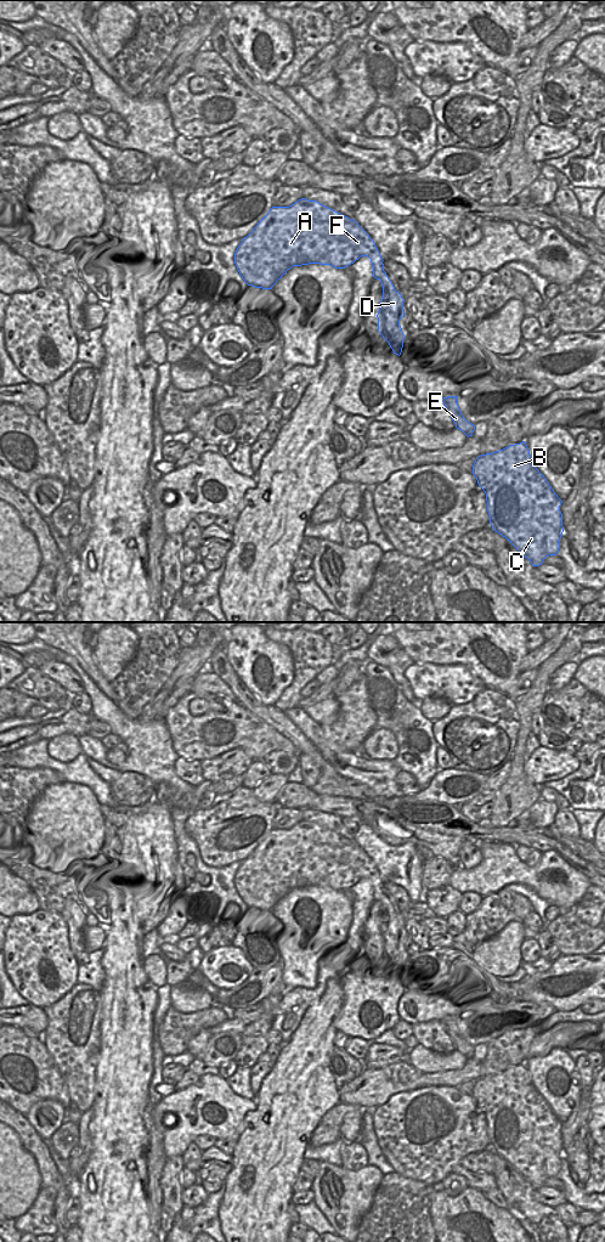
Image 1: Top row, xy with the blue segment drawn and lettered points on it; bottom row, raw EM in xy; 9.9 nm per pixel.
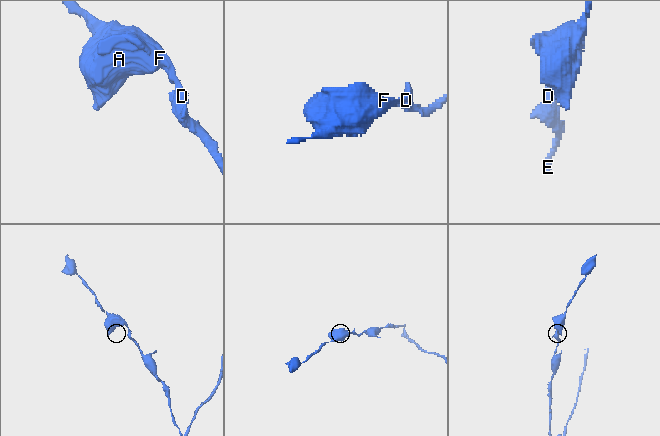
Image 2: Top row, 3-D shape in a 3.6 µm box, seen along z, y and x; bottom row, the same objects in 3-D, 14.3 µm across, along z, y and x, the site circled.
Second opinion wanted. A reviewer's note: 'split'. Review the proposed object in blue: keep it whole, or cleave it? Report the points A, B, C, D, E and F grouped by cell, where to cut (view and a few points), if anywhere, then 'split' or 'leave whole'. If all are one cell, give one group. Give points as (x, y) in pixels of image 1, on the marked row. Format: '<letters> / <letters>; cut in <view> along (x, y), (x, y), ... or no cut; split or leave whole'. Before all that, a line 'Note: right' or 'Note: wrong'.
Note: wrong
A B C D E F; no cut; leave whole

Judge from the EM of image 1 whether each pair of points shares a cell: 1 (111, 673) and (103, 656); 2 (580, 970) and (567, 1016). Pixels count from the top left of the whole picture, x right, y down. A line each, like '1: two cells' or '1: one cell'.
1: one cell
2: two cells

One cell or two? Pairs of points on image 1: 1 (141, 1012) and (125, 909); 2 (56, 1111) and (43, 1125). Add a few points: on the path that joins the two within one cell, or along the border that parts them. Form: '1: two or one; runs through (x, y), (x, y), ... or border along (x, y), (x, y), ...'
1: one; runs through (128, 987), (128, 935)
2: one; runs through (52, 1113), (45, 1122)

